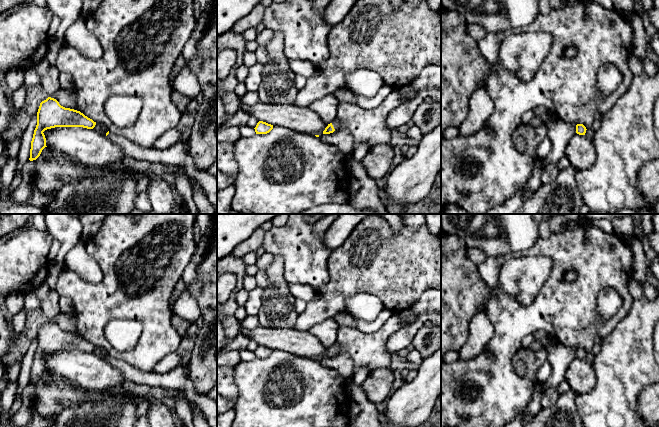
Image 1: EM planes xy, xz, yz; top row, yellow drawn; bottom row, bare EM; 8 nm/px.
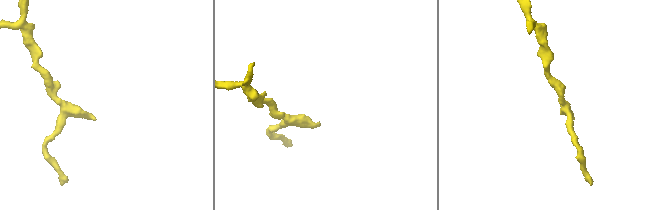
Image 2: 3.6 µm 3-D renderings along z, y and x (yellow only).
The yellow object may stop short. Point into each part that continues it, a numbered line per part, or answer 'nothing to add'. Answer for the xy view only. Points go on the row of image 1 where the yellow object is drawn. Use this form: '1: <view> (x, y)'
1: xy (178, 154)

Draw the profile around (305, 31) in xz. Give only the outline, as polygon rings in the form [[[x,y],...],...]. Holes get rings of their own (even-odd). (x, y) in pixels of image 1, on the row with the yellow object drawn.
[[[284,0],[272,2],[265,7],[263,23],[265,28],[284,35],[283,52],[287,59],[304,60],[316,67],[329,59],[328,34],[331,26],[324,20],[324,10],[313,10],[314,0]]]

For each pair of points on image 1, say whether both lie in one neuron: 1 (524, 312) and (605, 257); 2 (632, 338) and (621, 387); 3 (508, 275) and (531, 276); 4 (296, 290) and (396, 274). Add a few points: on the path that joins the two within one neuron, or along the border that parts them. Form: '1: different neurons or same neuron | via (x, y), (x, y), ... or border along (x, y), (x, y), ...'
1: same neuron | via (545, 311), (554, 310), (586, 278)
2: same neuron | via (627, 350), (626, 364), (621, 375)
3: same neuron | via (514, 275), (525, 275)
4: different neurons | border along (317, 291), (316, 295), (307, 303)

